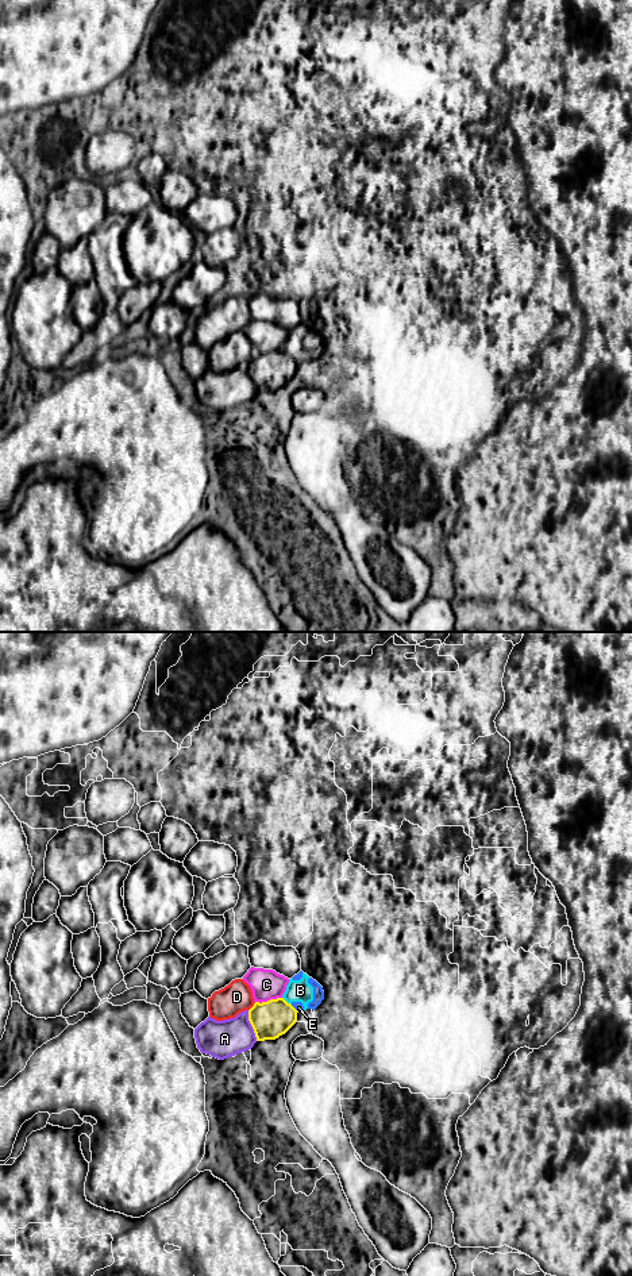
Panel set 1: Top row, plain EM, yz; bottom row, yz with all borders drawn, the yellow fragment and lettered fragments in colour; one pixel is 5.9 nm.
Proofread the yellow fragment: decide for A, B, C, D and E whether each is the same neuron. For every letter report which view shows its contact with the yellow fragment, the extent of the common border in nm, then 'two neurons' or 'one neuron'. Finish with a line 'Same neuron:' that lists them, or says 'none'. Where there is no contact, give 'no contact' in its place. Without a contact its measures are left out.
A: yz | 190 nm | two neurons
B: yz | 80 nm | two neurons
C: yz | 160 nm | two neurons
D: yz | 70 nm | two neurons
E: yz | 60 nm | two neurons
Same neuron: none

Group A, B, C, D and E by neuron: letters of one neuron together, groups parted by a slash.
A / B E / C / D

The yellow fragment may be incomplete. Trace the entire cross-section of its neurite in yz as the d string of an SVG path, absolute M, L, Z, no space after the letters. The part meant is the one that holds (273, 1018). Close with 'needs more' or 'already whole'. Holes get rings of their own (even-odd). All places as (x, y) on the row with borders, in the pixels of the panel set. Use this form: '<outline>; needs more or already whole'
M284 998L255 1002L248 1010L248 1021L257 1041L275 1040L285 1034L296 1024L297 1013Z; already whole

